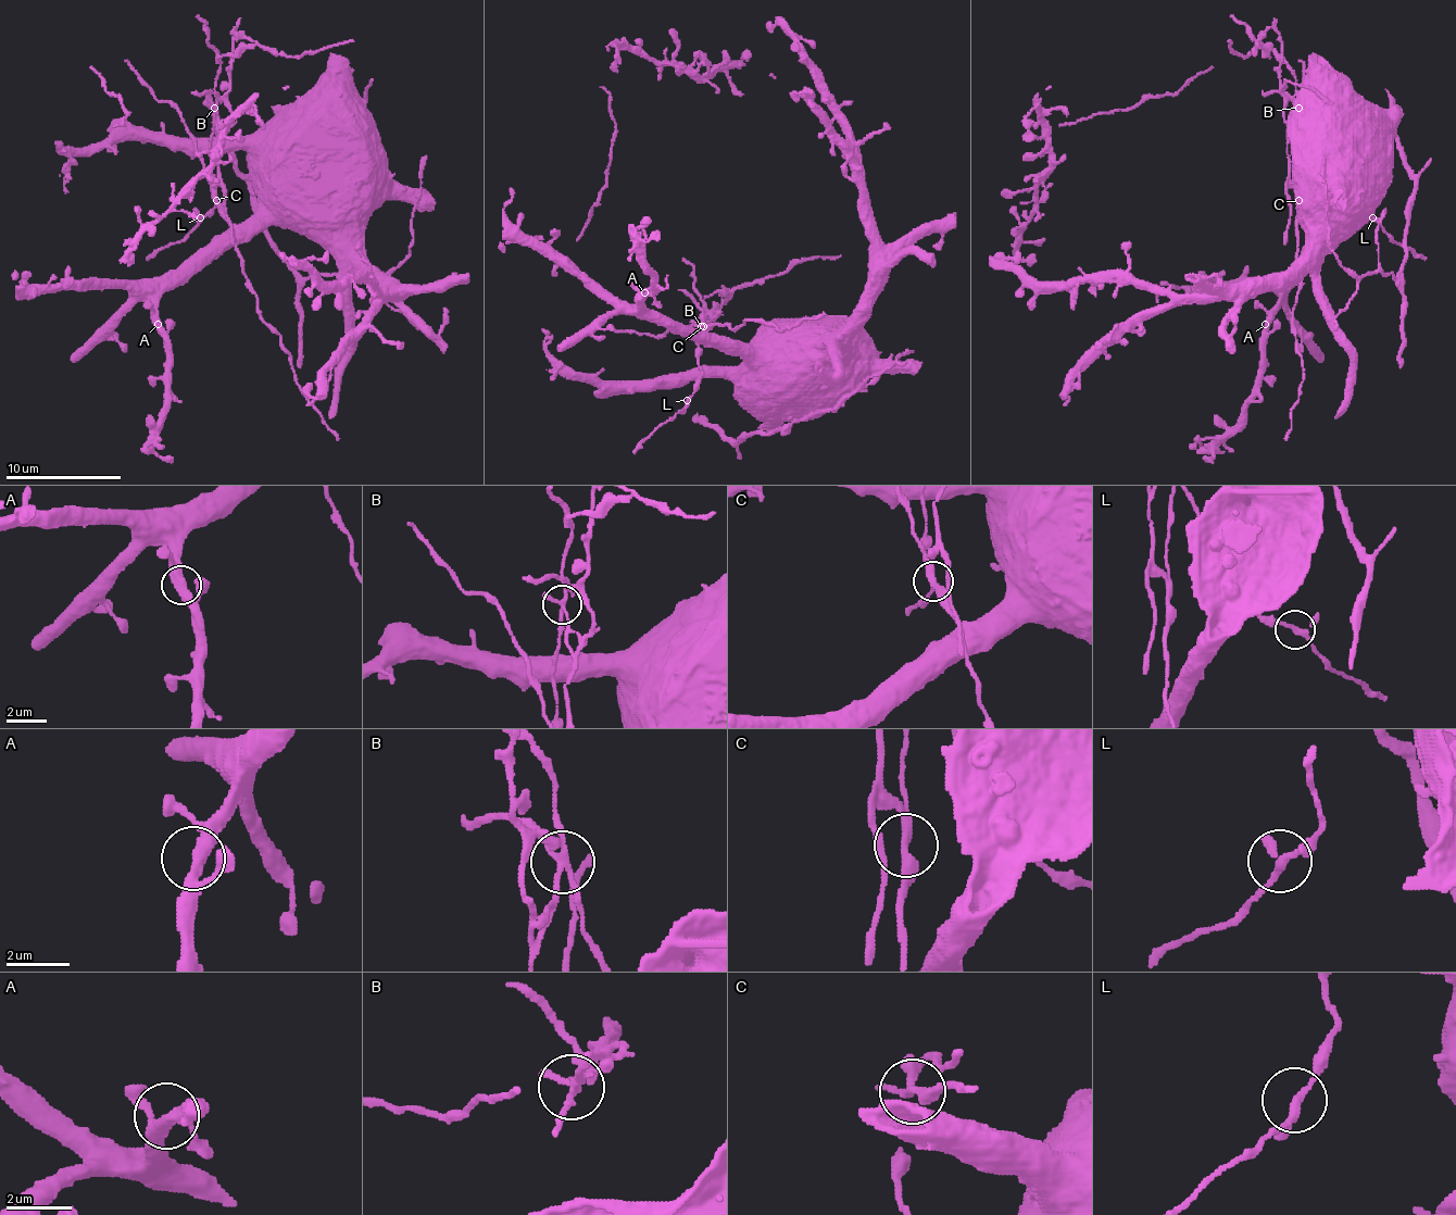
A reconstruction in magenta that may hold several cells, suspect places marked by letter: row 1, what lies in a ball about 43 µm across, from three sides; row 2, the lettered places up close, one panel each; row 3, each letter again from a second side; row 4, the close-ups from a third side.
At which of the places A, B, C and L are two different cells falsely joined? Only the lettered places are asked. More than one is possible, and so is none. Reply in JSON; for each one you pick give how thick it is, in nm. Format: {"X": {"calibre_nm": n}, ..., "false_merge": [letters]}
{"B": {"calibre_nm": 180}, "C": {"calibre_nm": 340}, "false_merge": ["B", "C"]}

